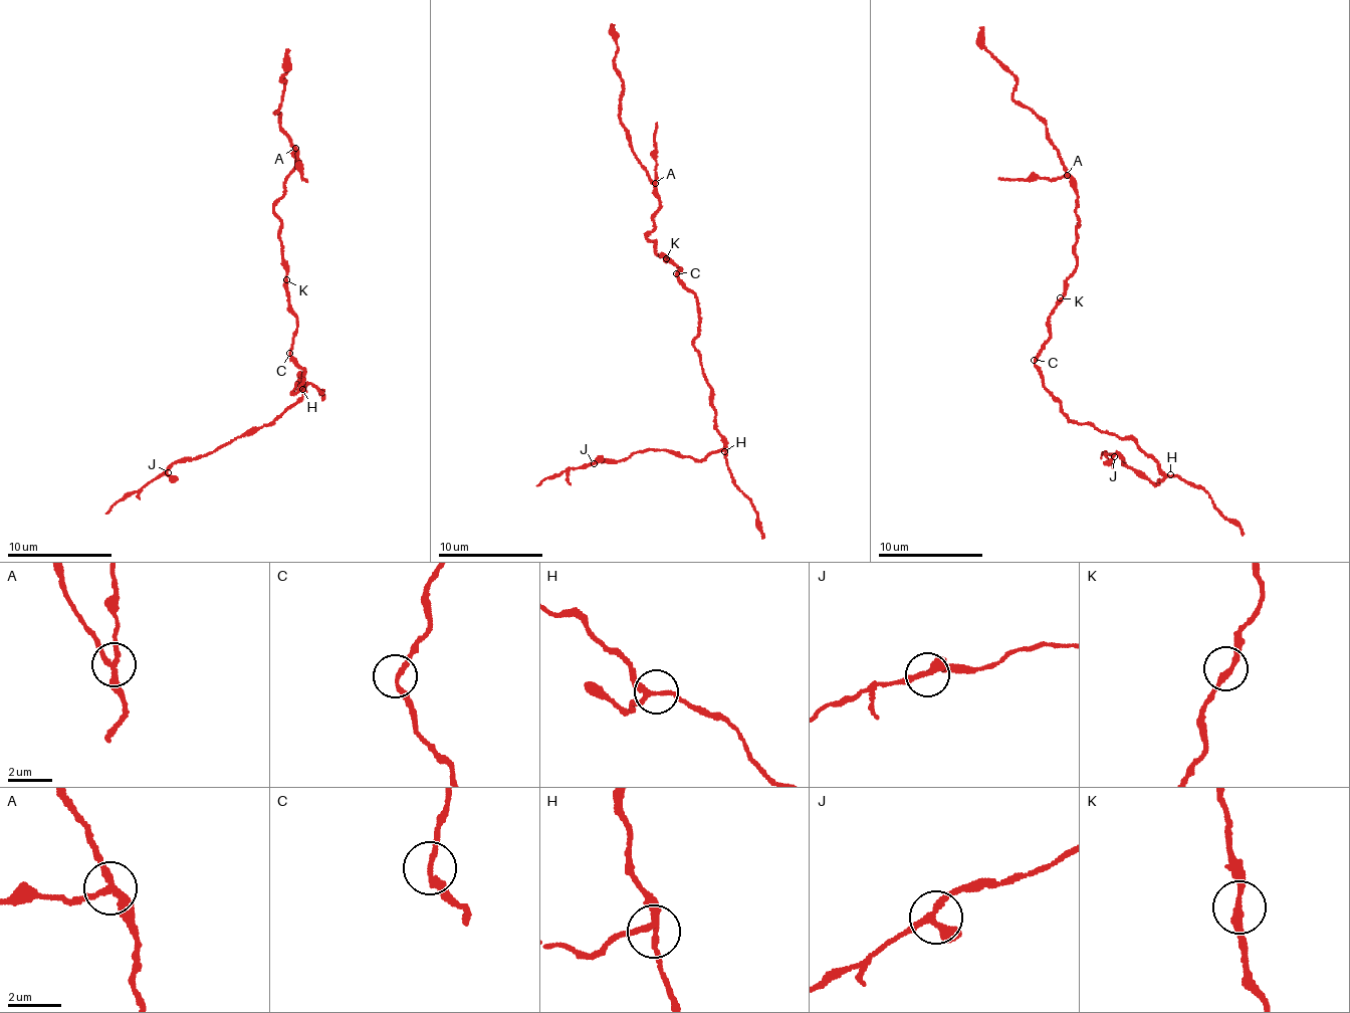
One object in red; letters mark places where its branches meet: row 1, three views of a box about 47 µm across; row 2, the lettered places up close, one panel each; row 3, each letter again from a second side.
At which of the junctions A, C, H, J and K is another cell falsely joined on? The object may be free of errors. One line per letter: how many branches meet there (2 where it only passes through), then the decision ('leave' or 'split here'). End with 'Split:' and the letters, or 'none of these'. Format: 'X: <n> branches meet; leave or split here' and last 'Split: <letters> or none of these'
A: 3 branches meet; split here
C: 2 branches meet; leave
H: 3 branches meet; leave
J: 3 branches meet; leave
K: 2 branches meet; leave
Split: A

